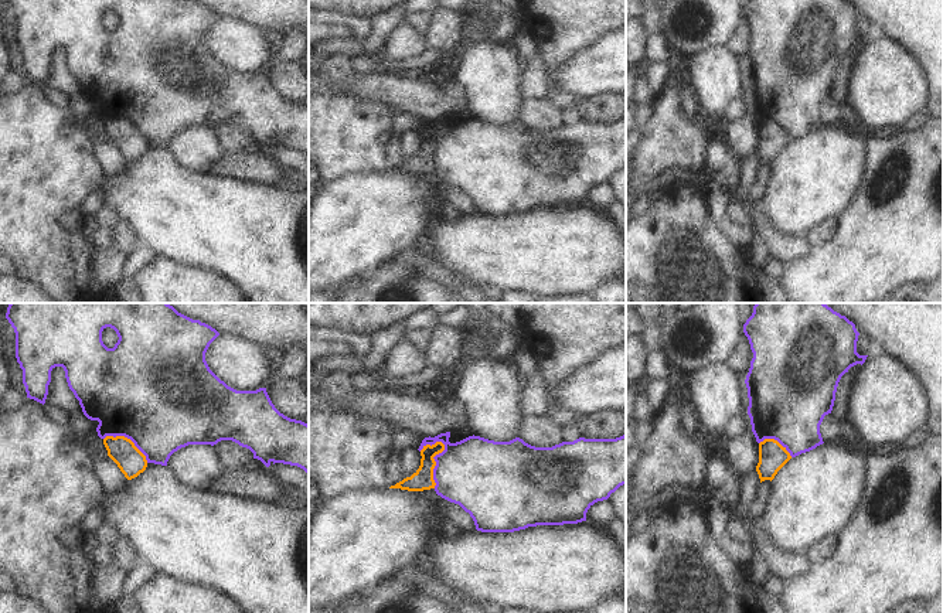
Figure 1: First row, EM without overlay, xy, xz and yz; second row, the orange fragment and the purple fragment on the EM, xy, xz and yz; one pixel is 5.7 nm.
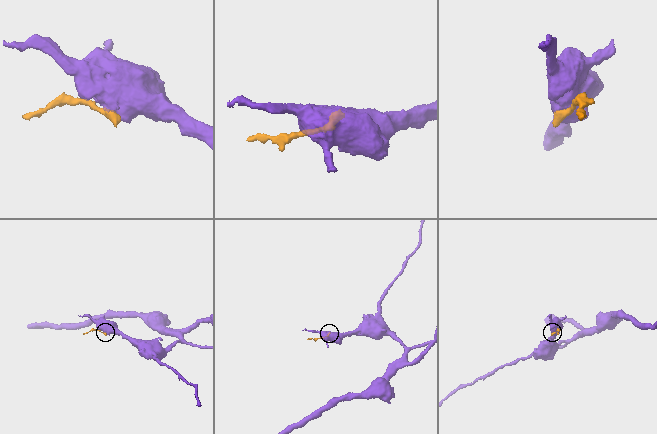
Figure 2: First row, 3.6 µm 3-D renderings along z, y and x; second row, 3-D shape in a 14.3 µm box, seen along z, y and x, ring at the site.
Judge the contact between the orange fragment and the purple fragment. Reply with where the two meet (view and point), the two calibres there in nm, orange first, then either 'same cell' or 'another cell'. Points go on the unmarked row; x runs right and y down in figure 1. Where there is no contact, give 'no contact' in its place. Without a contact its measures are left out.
xz (435, 146) | 120/400 nm | another cell

